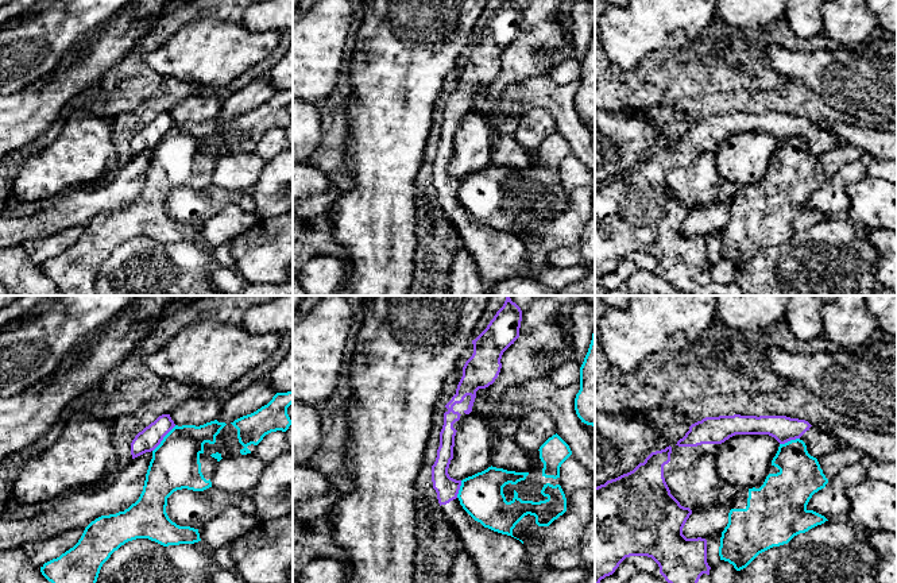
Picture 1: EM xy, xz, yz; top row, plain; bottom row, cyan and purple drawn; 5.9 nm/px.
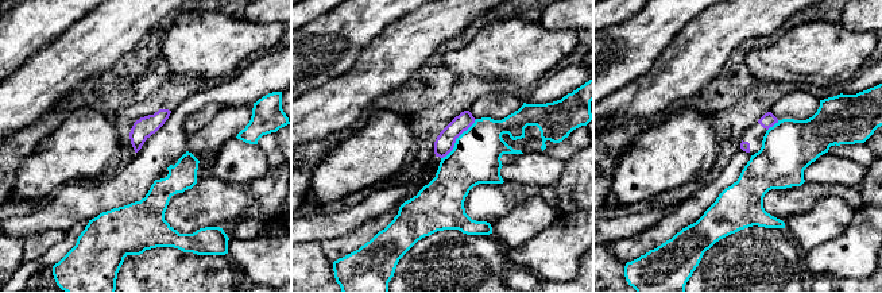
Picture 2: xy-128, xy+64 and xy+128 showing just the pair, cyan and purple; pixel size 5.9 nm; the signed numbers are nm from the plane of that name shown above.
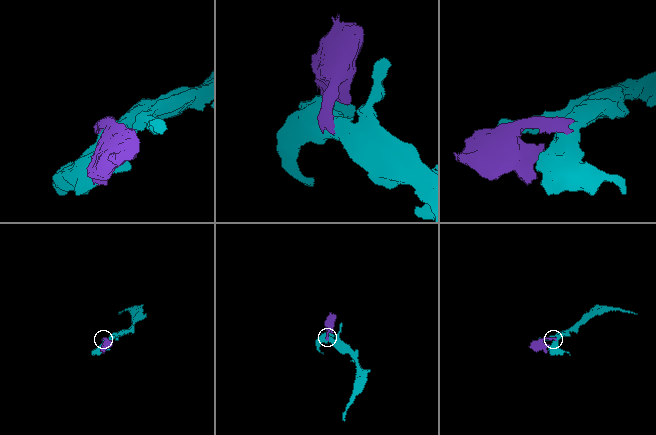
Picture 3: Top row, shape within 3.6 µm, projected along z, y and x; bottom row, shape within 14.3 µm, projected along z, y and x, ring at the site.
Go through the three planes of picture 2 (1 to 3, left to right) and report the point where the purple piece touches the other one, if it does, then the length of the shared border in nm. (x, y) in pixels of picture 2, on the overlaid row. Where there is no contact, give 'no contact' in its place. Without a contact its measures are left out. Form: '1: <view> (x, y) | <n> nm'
1: no contact
2: xy+64 (456, 139) | 320 nm
3: xy+128 (774, 124) | 90 nm

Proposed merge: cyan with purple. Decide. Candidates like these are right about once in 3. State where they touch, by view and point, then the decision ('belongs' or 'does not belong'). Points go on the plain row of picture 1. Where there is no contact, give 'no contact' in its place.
meets cyan in xy at (163, 136); does not belong

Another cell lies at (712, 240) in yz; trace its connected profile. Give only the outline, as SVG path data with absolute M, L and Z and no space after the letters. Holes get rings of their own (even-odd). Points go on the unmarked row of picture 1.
M722 231L715 232L707 238L707 260L710 265L714 265L719 260L719 244L720 244Z

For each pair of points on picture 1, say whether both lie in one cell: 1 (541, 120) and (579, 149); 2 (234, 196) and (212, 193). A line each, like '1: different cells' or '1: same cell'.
1: different cells
2: same cell

